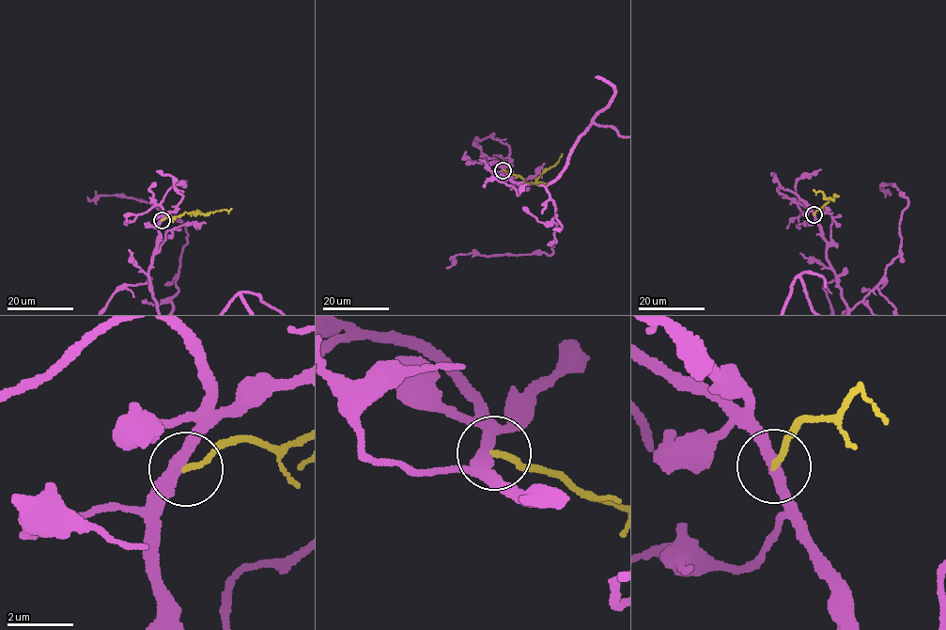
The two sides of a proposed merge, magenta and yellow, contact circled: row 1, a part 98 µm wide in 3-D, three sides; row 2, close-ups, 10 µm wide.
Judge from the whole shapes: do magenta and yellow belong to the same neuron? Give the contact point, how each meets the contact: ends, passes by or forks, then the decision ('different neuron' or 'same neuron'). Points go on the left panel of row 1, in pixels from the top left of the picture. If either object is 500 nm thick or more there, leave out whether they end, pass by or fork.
place (162, 220); magenta passes by; yellow ends; different neuron

